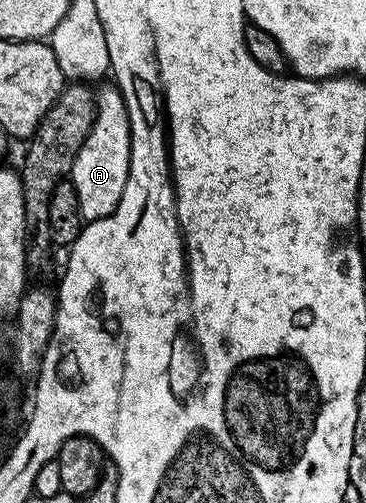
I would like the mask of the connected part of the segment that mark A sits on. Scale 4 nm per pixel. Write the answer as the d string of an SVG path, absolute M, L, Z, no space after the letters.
M112 84L102 87L101 90L97 89L95 95L96 122L90 128L90 136L86 136L86 140L74 160L70 175L72 187L78 196L80 215L84 218L85 223L105 218L114 212L118 200L122 200L122 188L126 188L126 176L130 168L130 140L132 139L132 133L130 132L128 109L124 103L124 98L120 95L115 85Z

